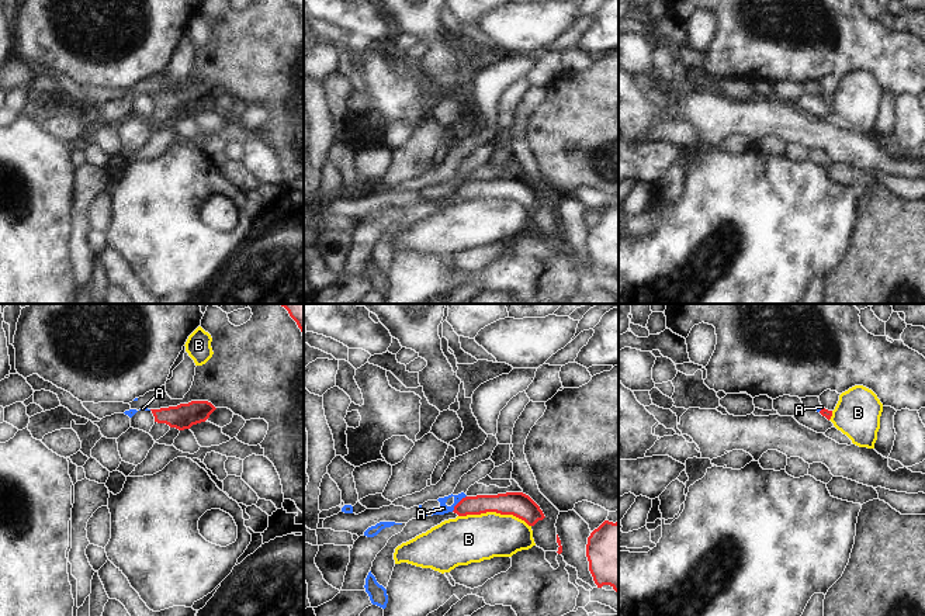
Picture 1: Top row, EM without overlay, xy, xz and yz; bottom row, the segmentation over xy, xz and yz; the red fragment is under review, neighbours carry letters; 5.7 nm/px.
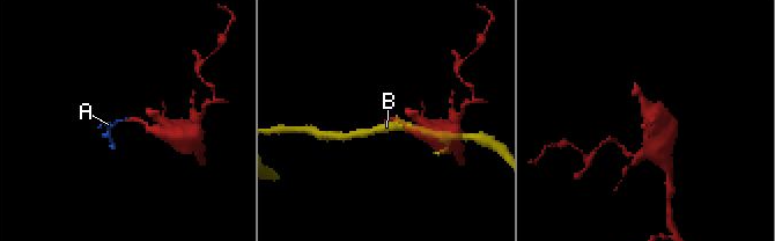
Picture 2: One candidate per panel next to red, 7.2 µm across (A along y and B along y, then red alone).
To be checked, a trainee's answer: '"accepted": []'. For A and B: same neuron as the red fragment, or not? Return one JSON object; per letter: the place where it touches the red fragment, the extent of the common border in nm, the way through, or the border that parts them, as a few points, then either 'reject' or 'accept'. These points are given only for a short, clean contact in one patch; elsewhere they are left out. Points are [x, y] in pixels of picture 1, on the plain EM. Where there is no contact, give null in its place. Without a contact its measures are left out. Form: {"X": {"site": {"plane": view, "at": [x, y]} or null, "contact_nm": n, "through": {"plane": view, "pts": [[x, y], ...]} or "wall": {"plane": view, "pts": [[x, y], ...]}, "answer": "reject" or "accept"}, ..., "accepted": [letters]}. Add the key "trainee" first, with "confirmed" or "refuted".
{"trainee": "confirmed", "A": {"site": {"plane": "xz", "at": [457, 189]}, "contact_nm": 130, "wall": {"plane": "xz", "pts": [[466, 180], [451, 196]]}, "answer": "reject"}, "B": {"site": {"plane": "xz", "at": [495, 196]}, "contact_nm": 420, "answer": "reject"}, "accepted": []}

